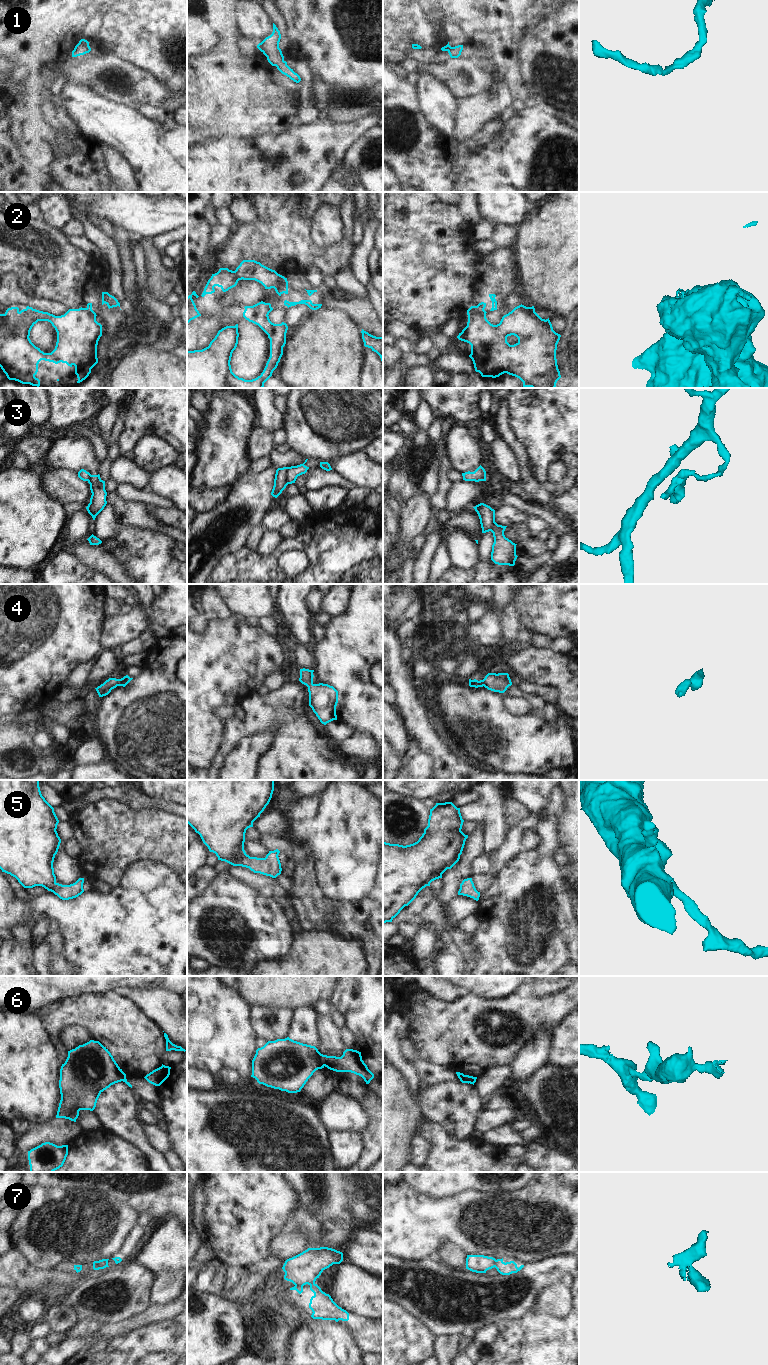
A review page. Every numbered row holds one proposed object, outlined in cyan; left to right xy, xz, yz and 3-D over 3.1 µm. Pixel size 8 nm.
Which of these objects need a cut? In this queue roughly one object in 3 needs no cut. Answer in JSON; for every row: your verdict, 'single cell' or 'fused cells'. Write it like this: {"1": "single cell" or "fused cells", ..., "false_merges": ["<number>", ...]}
{"1": "single cell", "2": "fused cells", "3": "fused cells", "4": "single cell", "5": "single cell", "6": "fused cells", "7": "fused cells", "false_merges": ["2", "3", "6", "7"]}

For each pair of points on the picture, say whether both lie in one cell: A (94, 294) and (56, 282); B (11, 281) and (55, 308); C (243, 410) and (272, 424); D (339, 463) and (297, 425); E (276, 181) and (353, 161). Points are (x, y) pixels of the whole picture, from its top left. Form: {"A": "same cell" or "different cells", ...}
{"A": "same cell", "B": "same cell", "C": "different cells", "D": "different cells", "E": "different cells"}

